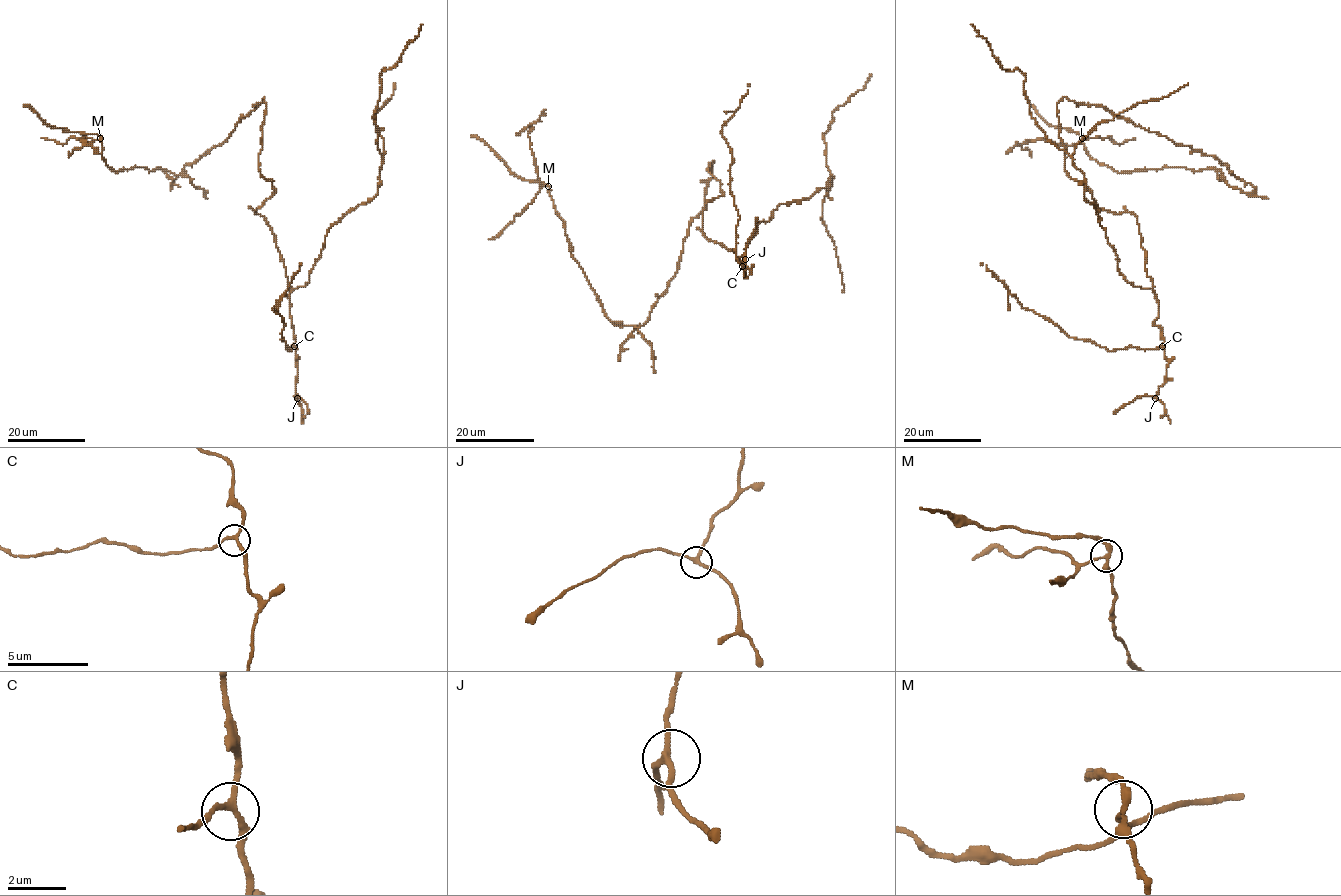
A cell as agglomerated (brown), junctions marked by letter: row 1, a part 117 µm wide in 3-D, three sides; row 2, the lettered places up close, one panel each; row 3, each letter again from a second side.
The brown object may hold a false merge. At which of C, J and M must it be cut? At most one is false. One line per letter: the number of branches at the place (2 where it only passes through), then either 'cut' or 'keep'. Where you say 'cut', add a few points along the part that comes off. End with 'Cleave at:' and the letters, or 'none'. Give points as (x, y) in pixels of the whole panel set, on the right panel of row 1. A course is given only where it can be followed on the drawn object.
C: branches 3; keep
J: branches 3; keep
M: branches 3; cut; course (1082, 138), (1081, 142), (1071, 145), (1058, 145), (1040, 138), (1028, 140), (1016, 144), (1005, 154)
Cleave at: M

